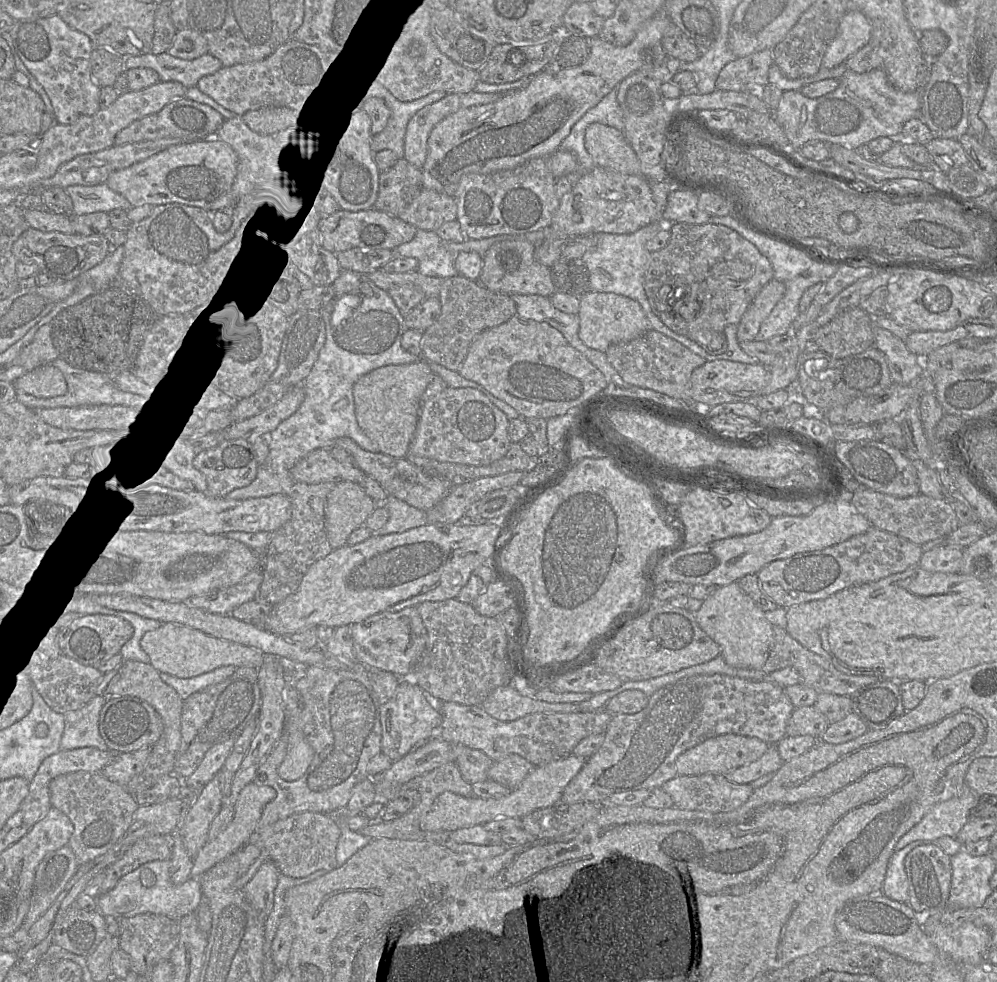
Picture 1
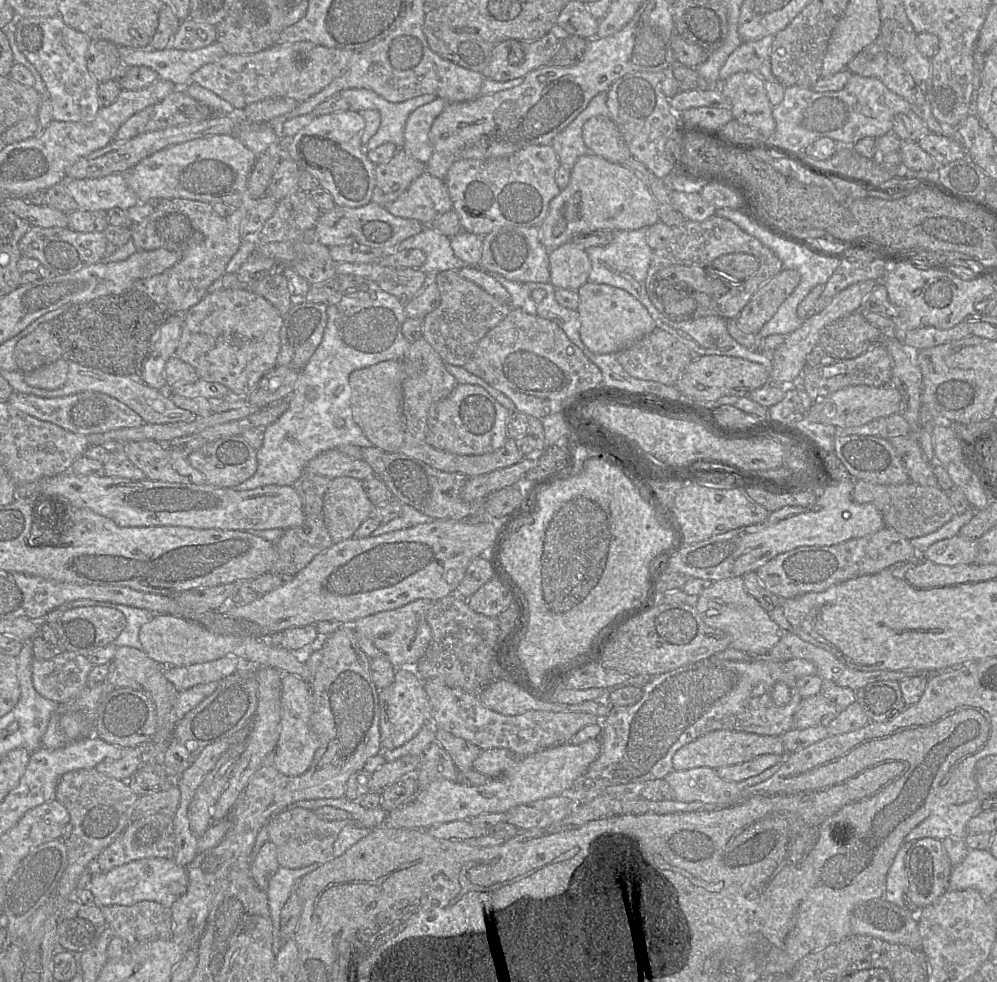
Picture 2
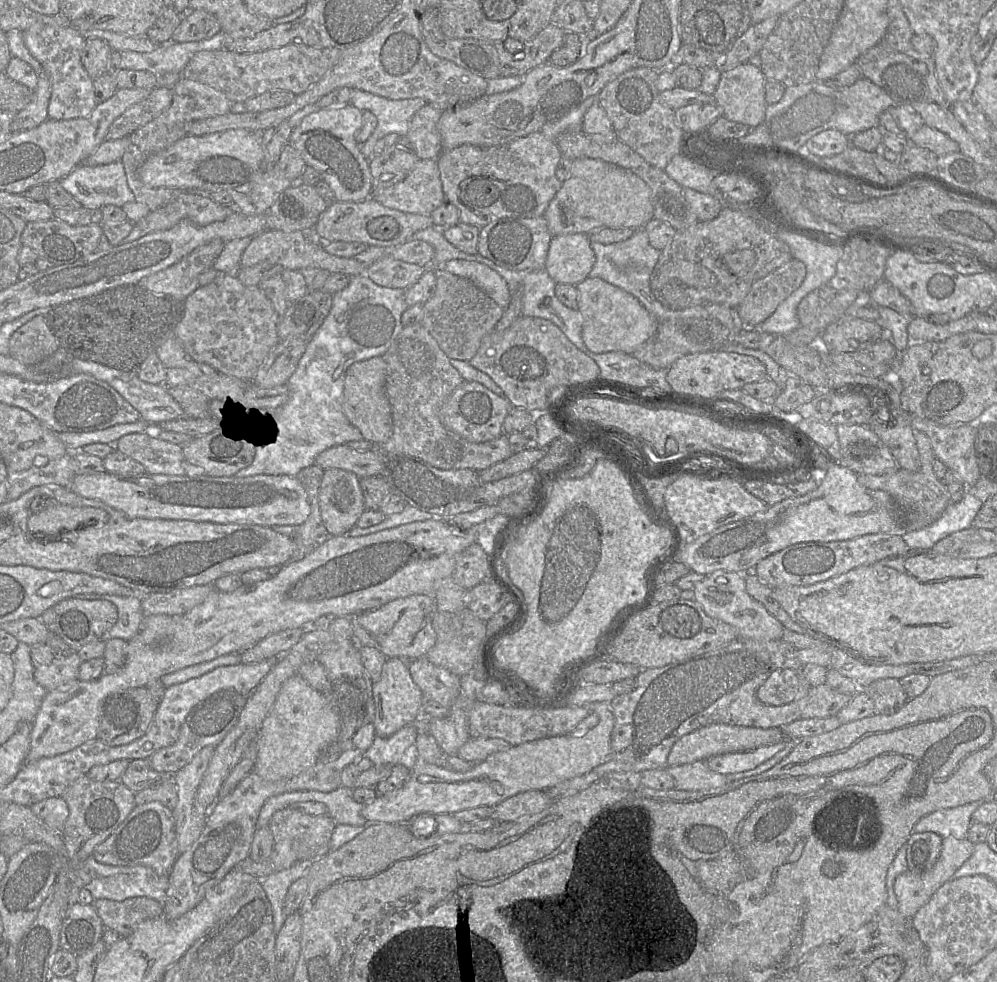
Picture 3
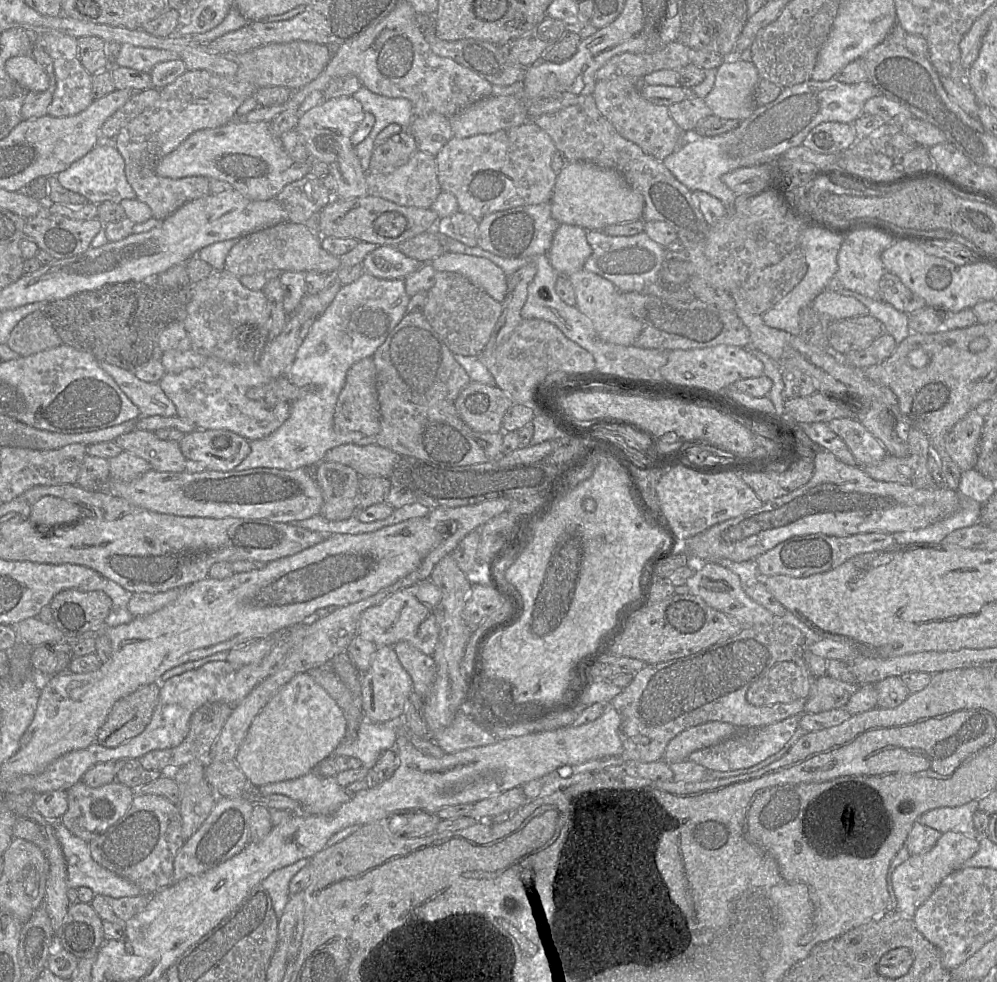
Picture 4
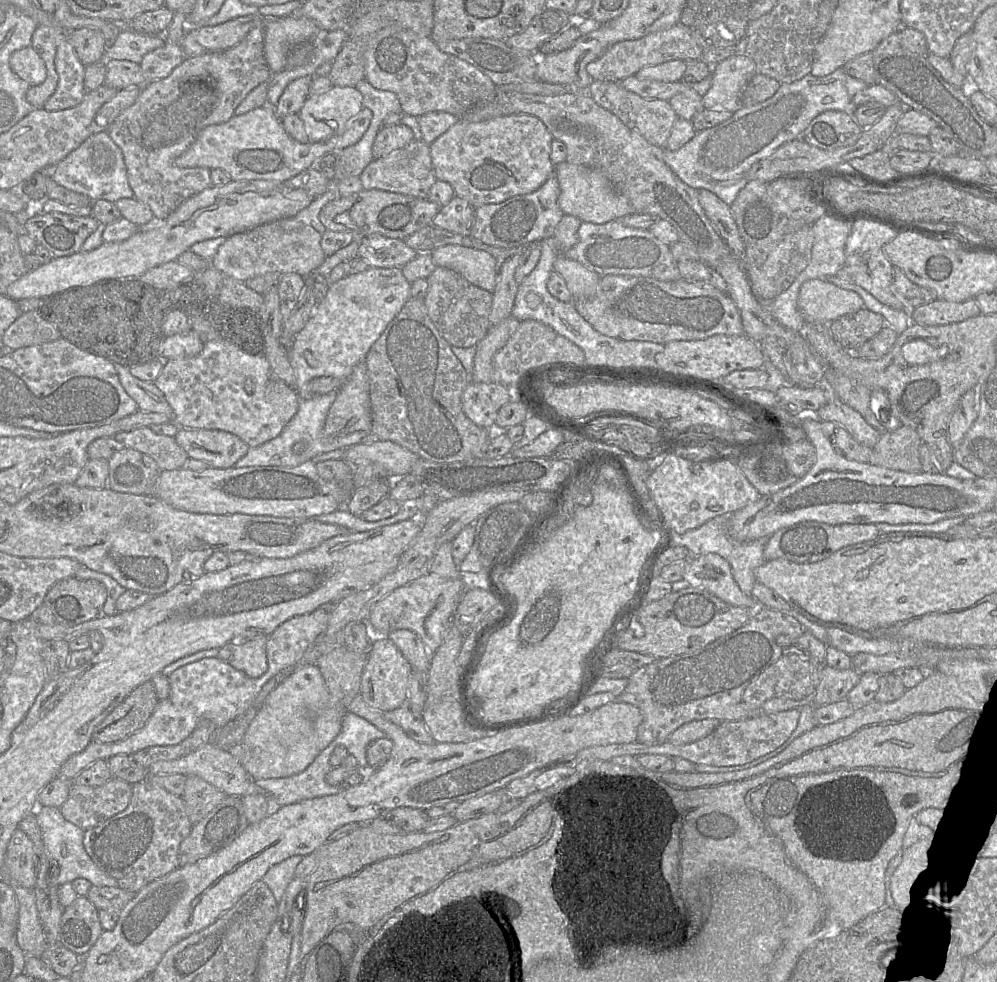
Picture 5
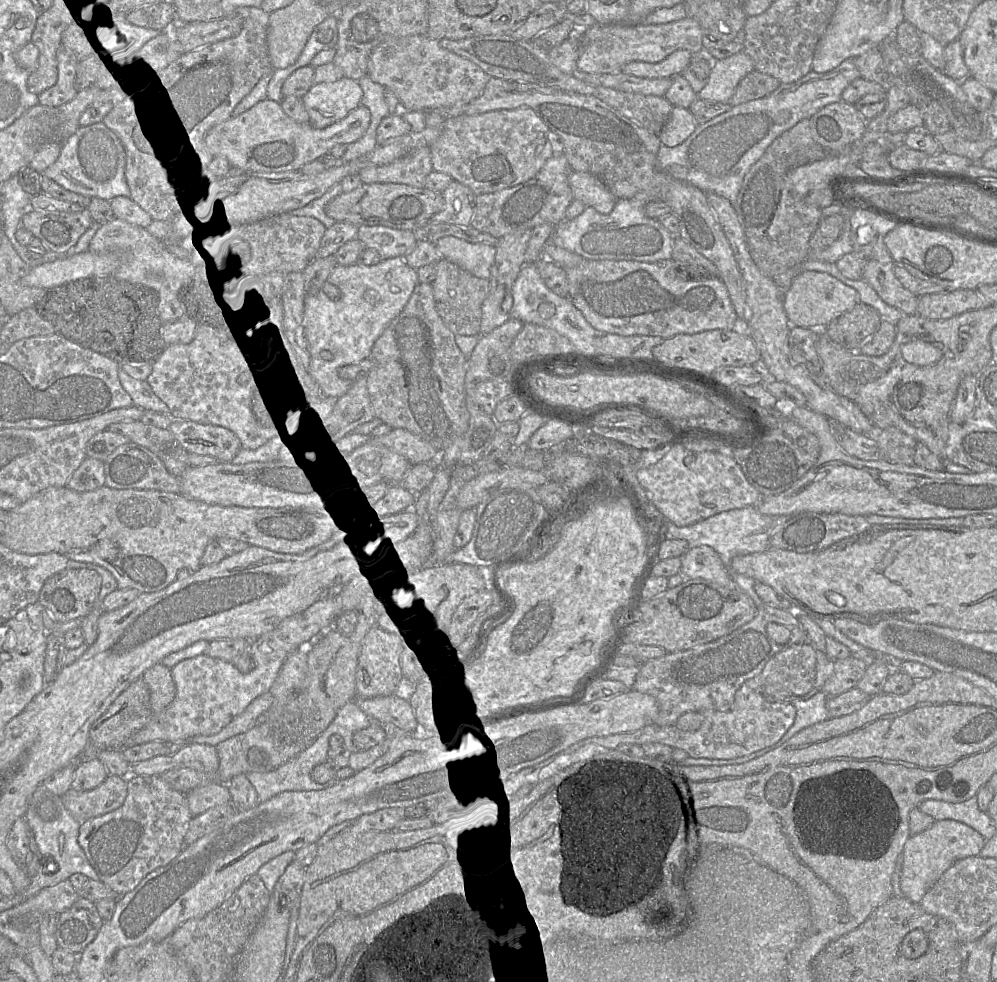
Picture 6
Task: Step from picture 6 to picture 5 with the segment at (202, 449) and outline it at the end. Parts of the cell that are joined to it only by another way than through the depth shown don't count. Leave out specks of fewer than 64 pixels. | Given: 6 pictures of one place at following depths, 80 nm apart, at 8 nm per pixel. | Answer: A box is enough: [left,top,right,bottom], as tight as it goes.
[174,427,250,468]

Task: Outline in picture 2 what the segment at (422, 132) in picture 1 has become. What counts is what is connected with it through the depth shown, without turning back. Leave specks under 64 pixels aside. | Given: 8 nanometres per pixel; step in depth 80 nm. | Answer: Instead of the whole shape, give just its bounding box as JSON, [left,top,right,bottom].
[403,98,447,165]

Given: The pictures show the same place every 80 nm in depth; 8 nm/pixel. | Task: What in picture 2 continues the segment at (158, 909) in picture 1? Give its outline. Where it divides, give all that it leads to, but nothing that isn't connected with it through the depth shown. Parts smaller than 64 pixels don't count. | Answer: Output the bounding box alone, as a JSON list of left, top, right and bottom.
[88,858,188,908]

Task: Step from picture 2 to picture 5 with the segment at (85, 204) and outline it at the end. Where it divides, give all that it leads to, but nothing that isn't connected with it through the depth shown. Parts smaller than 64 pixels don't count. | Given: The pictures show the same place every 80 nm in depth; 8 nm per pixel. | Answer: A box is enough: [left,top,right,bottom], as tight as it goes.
[52,131,134,203]

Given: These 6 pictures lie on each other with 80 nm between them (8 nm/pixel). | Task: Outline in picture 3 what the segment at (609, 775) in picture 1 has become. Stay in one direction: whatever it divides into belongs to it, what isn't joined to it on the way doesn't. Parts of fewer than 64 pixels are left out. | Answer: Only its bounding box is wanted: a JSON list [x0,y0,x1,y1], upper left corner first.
[591,637,811,779]

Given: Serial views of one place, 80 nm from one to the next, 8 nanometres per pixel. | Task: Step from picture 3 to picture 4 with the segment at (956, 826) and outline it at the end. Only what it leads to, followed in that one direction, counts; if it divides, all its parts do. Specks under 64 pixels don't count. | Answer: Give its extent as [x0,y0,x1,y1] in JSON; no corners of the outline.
[917,800,979,838]

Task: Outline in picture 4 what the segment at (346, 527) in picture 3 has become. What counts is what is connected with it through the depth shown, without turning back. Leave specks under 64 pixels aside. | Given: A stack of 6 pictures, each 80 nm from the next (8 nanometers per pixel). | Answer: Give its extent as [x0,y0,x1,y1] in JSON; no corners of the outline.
[316,461,360,521]

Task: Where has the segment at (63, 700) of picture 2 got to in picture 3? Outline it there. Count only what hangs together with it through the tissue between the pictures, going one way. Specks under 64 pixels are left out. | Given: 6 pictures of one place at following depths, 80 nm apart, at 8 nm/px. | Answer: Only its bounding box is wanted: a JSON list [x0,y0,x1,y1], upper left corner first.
[34,652,82,692]

